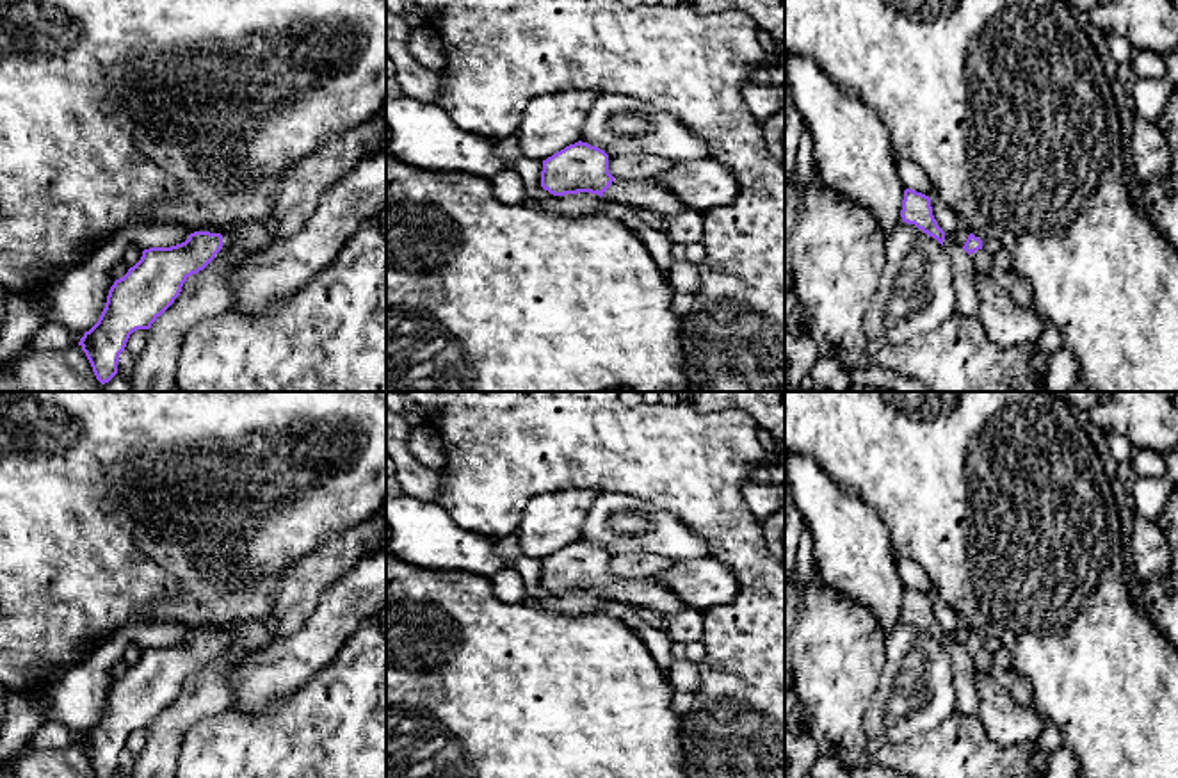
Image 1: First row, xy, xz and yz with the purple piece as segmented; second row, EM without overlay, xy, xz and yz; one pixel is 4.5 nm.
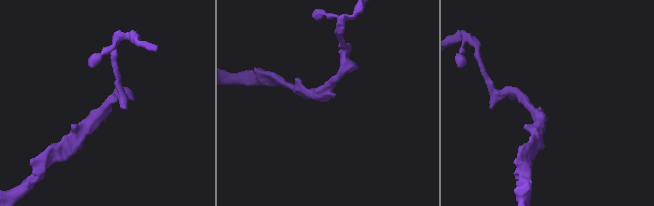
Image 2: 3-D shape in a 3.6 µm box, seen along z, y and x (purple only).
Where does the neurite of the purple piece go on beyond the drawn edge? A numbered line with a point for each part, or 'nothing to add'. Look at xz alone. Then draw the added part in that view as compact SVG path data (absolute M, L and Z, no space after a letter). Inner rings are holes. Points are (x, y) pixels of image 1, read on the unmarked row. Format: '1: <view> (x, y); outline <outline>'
1: xz (648, 593); outline M614 577L601 596L637 607L648 607L664 616L689 609L671 589L653 579Z

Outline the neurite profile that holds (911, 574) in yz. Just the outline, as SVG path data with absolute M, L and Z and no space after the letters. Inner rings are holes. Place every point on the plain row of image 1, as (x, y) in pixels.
M897 554L895 564L897 564L897 571L899 571L906 588L913 588L913 589L922 591L929 596L934 593L929 577L915 561Z

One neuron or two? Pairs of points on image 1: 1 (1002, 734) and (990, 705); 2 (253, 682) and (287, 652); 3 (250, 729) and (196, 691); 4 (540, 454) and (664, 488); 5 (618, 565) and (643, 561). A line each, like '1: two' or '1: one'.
1: one
2: one
3: two
4: one
5: one

